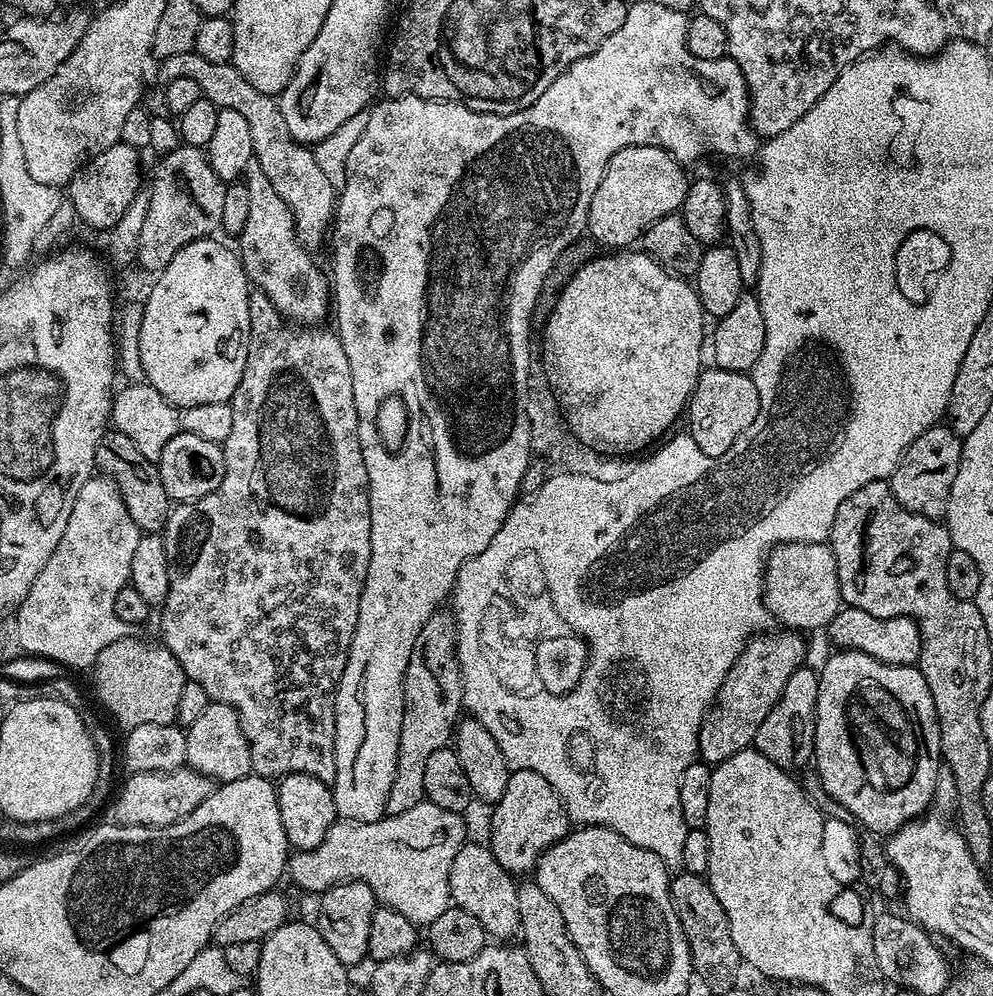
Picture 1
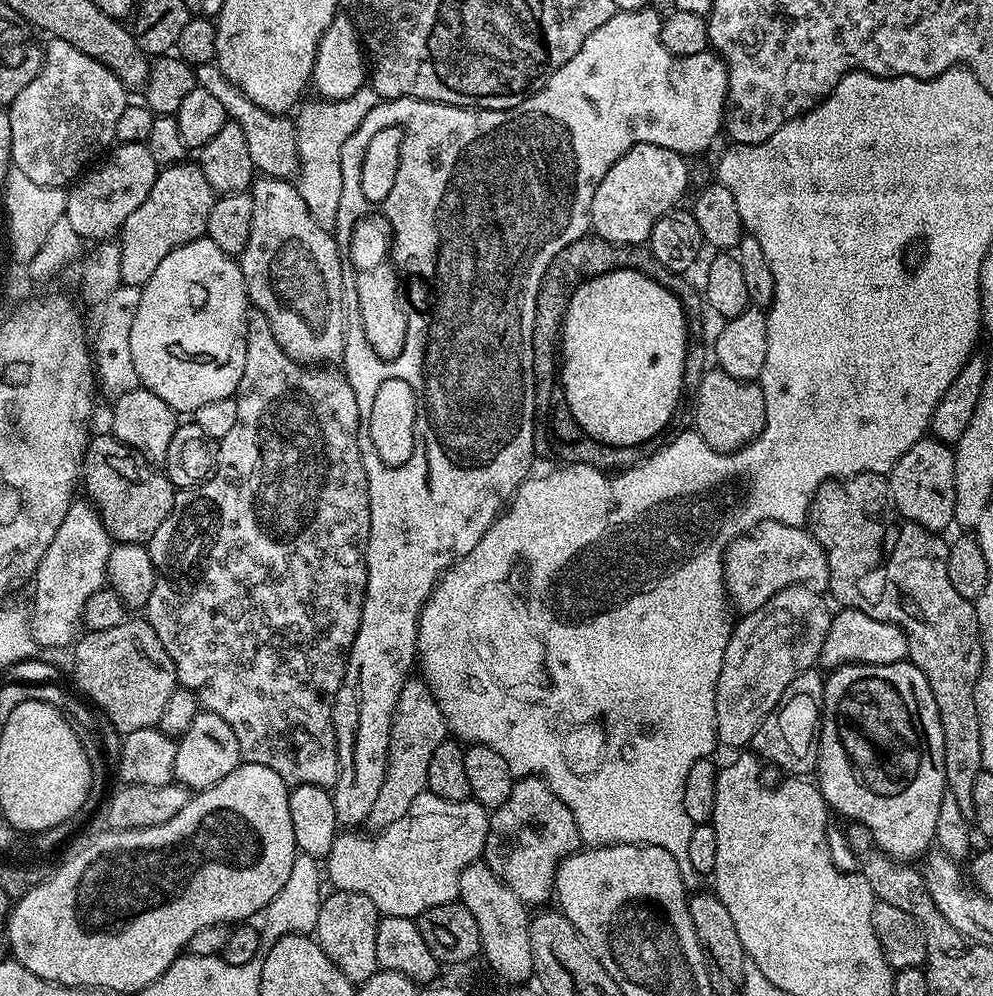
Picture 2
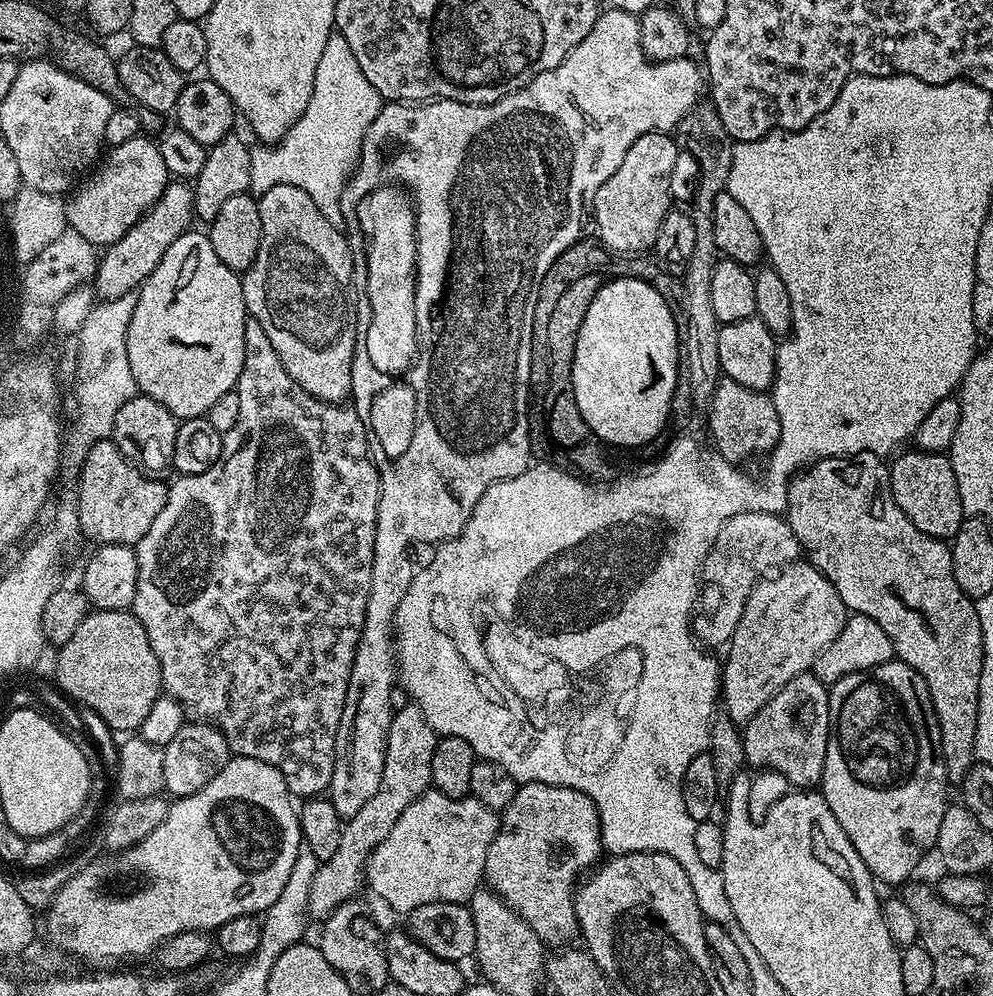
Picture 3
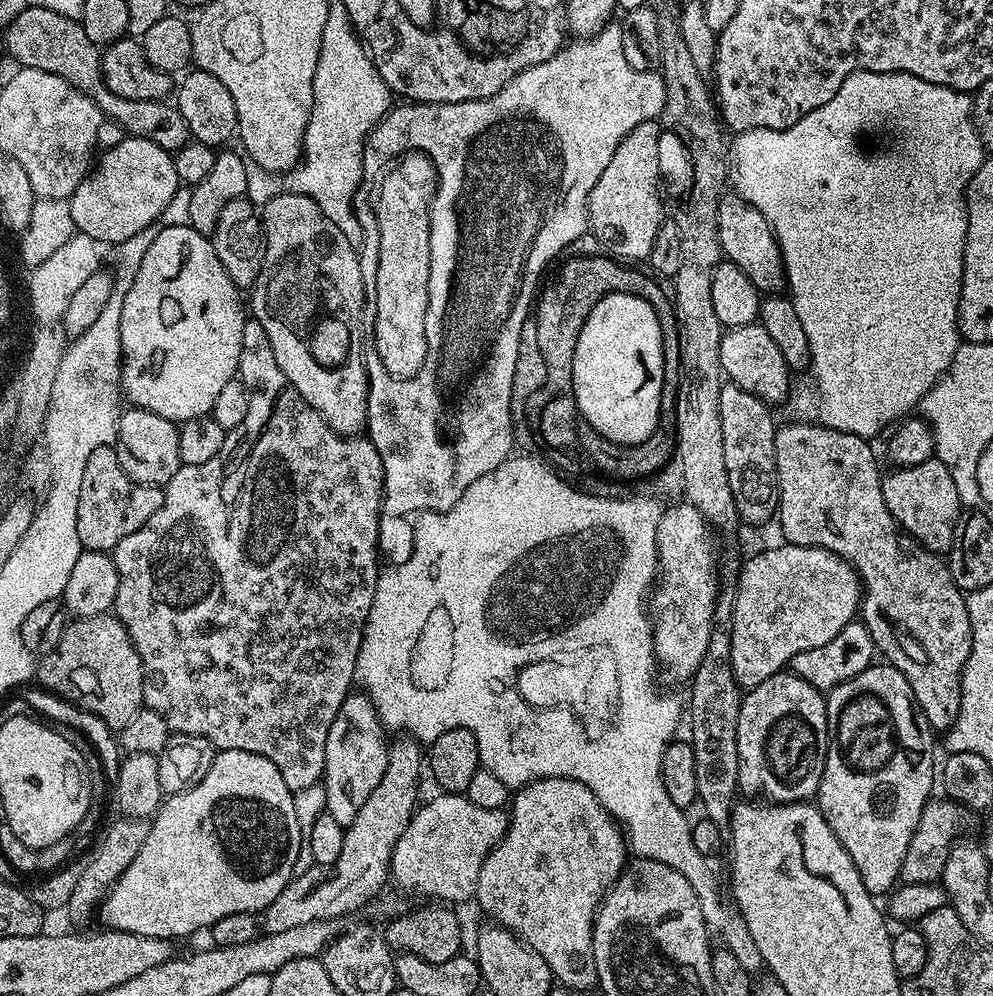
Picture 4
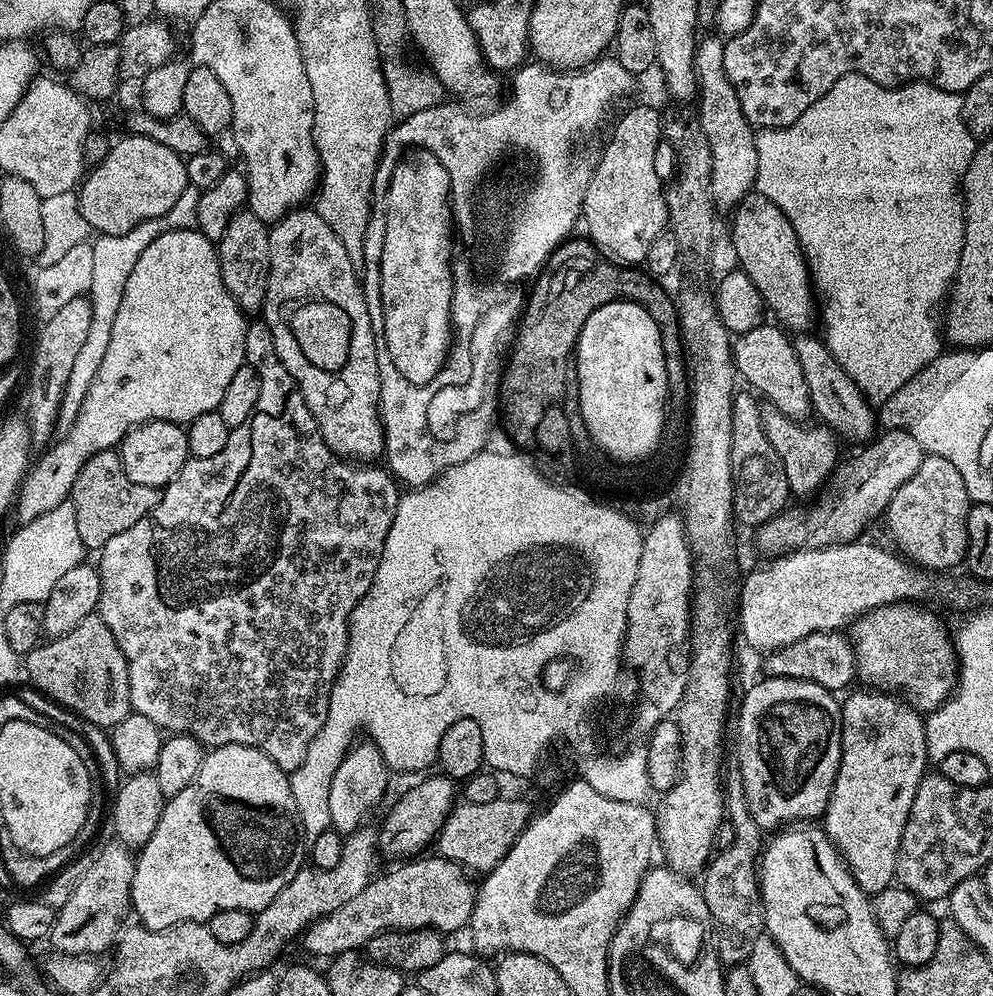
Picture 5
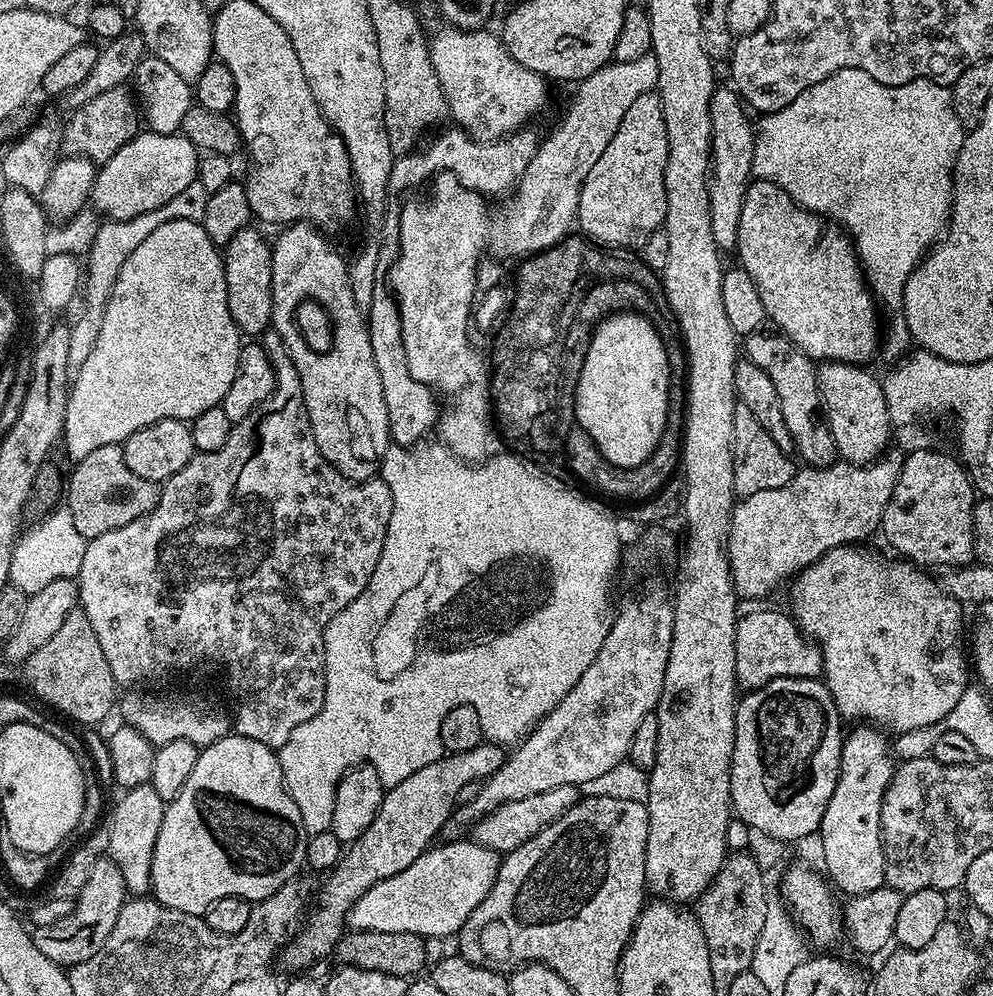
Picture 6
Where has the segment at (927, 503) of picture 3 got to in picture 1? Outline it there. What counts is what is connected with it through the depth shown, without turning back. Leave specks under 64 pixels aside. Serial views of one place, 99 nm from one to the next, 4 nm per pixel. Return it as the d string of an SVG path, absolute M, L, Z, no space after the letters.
M944 422L935 424L933 428L914 438L890 477L894 498L898 498L898 502L907 512L925 516L933 522L939 521L947 513L950 486L954 486L954 478L958 478L963 445L961 436Z

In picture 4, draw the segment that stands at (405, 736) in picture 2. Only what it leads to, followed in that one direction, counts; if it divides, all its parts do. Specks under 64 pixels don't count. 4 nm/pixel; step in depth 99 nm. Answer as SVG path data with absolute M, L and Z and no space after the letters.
M396 738L391 741L388 750L388 765L386 774L382 774L382 782L374 786L370 798L366 798L362 810L358 810L358 818L349 828L344 830L342 842L342 854L338 854L338 862L327 866L314 866L310 870L299 873L292 881L270 902L270 906L262 913L262 928L265 933L291 930L294 926L306 926L306 922L318 922L319 920L340 920L359 908L364 908L390 880L392 855L398 838L406 830L406 826L412 821L412 813L418 807L416 795L420 792L420 768L425 767L426 752L419 740L411 738Z

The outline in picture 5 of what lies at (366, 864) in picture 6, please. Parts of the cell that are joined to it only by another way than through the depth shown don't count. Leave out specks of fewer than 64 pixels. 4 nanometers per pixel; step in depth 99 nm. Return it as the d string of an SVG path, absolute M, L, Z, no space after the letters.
M435 774L435 775L436 776L425 775L423 778L420 778L420 779L425 778L425 780L420 780L417 782L416 785L413 786L413 788L406 789L405 792L402 793L401 796L398 797L397 800L393 802L392 809L389 810L388 817L386 817L384 820L384 825L382 826L379 825L379 828L378 828L378 843L380 846L381 853L383 853L385 857L388 857L388 856L404 856L400 858L415 857L417 854L423 853L425 851L425 849L423 850L423 848L426 847L427 844L429 847L429 845L431 845L433 841L435 841L436 837L439 835L441 826L443 826L446 818L448 817L448 813L451 812L454 807L454 801L457 799L457 796L458 796L458 788L457 788L457 785L448 776L443 774Z

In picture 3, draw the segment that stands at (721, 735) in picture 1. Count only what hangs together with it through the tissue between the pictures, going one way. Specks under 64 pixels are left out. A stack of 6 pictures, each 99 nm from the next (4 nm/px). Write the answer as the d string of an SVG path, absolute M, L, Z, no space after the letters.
M793 562L787 566L781 567L775 574L769 575L767 578L761 579L748 595L742 616L738 622L738 626L734 630L731 640L726 645L726 653L728 657L722 660L722 671L718 676L718 696L722 701L722 712L727 719L731 720L736 726L743 726L749 720L754 718L754 714L758 714L758 710L762 710L762 706L766 706L766 702L770 702L770 698L774 698L774 694L778 694L778 690L782 690L782 686L786 686L786 682L790 682L795 676L801 676L802 673L809 671L812 664L822 654L822 650L826 646L830 646L830 642L834 642L834 638L838 638L838 634L842 630L846 619L846 609L842 598L838 598L838 592L834 590L834 586L830 586L830 582L821 574L813 564L807 562Z

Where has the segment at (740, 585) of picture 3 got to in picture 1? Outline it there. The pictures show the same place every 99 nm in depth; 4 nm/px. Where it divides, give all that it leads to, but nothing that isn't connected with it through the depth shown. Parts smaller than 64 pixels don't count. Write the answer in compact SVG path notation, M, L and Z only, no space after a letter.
M827 543L823 544L781 544L771 549L764 570L764 605L768 608L769 617L781 620L788 630L801 630L809 634L815 628L827 629L828 623L840 613L840 583L838 582L838 566Z

